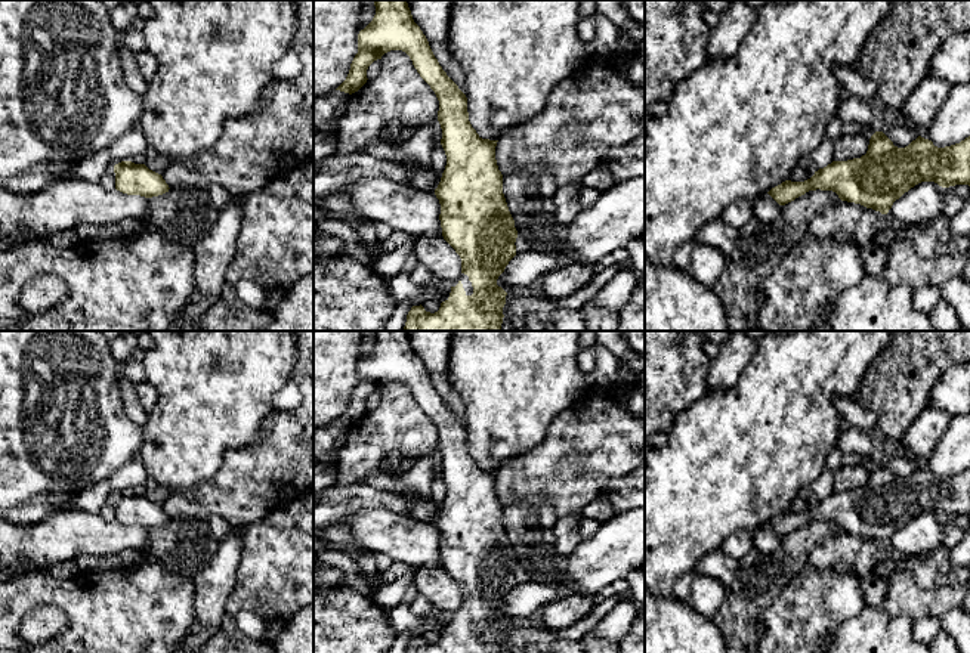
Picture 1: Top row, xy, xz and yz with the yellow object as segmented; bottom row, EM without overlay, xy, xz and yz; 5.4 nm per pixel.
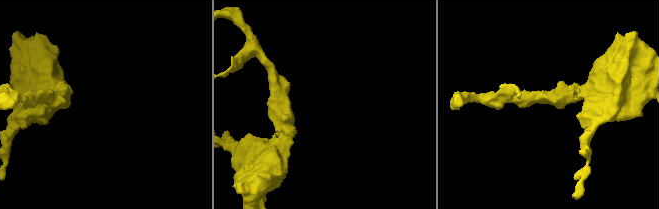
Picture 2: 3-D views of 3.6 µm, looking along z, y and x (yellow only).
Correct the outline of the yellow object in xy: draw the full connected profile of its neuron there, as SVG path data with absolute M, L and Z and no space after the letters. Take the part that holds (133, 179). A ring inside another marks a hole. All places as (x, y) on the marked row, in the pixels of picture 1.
M121 161L114 165L115 189L127 195L152 198L169 192L169 185L161 174L149 170L145 164Z

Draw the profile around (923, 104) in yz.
M926 75L901 109L905 123L918 133L926 130L951 93L951 84Z

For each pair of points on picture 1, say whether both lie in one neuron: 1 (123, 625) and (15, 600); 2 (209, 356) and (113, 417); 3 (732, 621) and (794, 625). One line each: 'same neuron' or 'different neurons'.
1: same neuron
2: different neurons
3: different neurons

